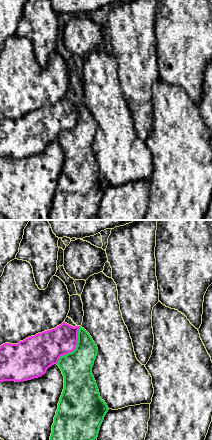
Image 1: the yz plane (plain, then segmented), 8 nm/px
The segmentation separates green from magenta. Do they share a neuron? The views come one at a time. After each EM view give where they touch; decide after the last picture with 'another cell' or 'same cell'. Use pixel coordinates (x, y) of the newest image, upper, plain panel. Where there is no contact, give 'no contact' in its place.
contact (76, 124)

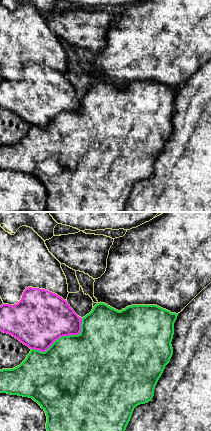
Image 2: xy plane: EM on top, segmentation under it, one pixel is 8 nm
contact (63, 112)

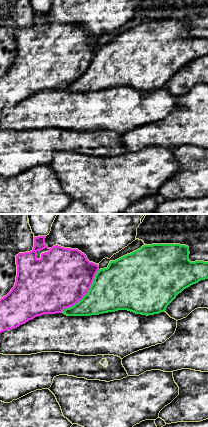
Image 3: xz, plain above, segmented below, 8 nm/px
contact (86, 70)

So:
another cell

